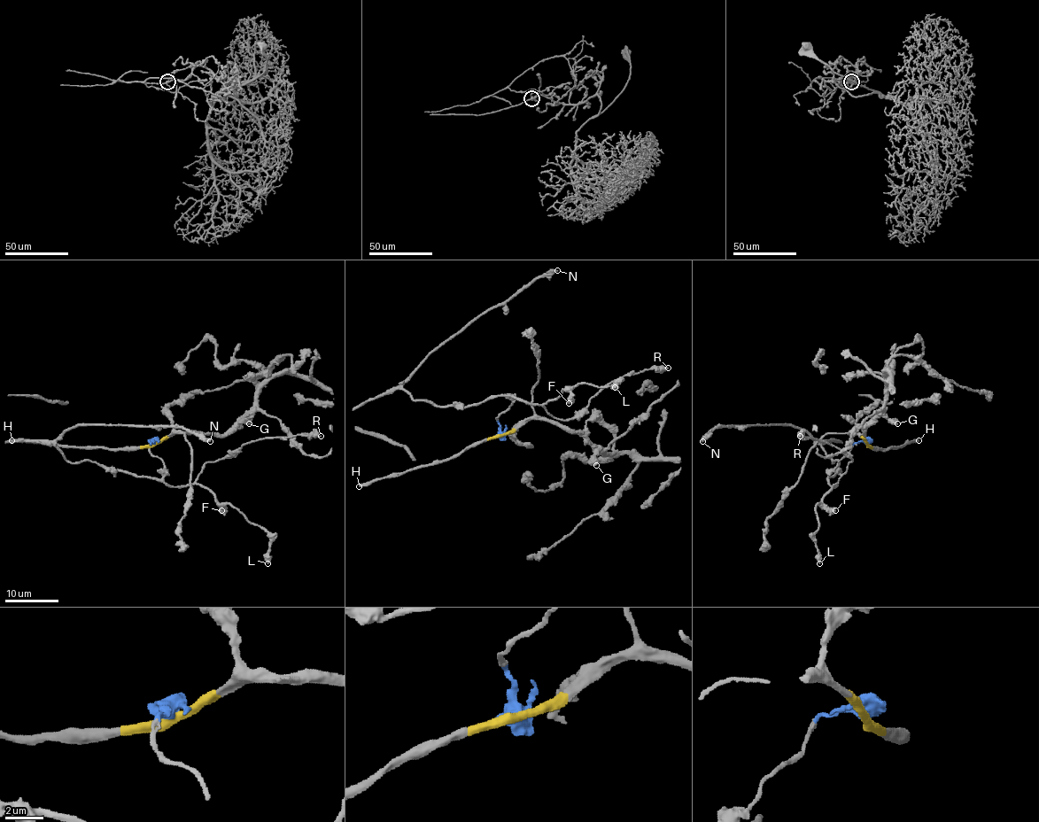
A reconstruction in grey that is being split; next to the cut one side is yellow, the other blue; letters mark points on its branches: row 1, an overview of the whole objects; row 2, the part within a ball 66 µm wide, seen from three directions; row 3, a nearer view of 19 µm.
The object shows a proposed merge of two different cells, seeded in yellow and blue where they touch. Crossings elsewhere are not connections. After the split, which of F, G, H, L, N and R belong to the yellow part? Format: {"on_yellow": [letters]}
{"on_yellow": ["G", "H"]}

